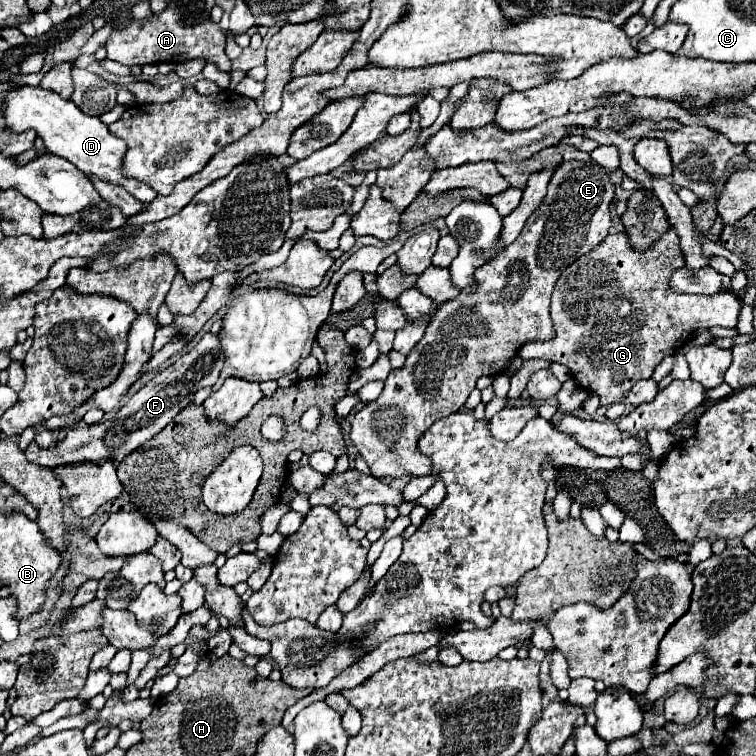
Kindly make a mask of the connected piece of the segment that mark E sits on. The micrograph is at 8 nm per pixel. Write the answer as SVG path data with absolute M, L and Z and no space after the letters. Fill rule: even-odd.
M570 161L552 175L548 195L544 197L540 211L528 221L526 229L522 229L518 239L508 245L502 257L496 257L490 265L478 269L478 293L460 293L456 299L446 301L444 309L434 315L434 321L430 321L430 329L426 329L422 341L418 341L418 345L408 353L404 365L388 375L380 397L366 403L354 415L350 439L366 459L374 477L396 479L402 475L432 475L430 457L418 451L418 439L432 427L432 423L456 413L466 403L482 375L500 375L506 361L516 357L522 345L530 341L548 341L554 337L554 325L550 319L550 297L554 283L558 281L562 269L604 241L610 229L608 207L612 199L614 185L600 165Z

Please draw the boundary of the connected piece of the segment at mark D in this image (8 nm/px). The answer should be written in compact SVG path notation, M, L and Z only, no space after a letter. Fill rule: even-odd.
M18 87L8 93L2 109L4 109L4 119L6 119L8 129L14 129L16 133L34 129L42 137L48 153L68 159L86 175L95 175L112 185L120 185L142 203L150 203L158 195L150 185L130 179L120 173L122 160L127 150L126 143L120 137L112 135L98 117L90 117L82 113L72 101L66 101L58 93L46 91L42 87Z

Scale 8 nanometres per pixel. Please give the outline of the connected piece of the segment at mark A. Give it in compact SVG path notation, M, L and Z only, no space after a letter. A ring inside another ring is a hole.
M172 1L162 15L154 15L146 23L136 23L134 19L124 27L124 29L114 29L108 43L106 43L106 53L108 59L118 61L122 65L146 65L146 63L184 63L190 59L204 57L212 63L216 63L222 71L230 71L230 59L224 53L226 45L226 35L222 33L220 25L212 23L210 19L206 23L196 23L196 25L184 25L182 21L182 3Z

